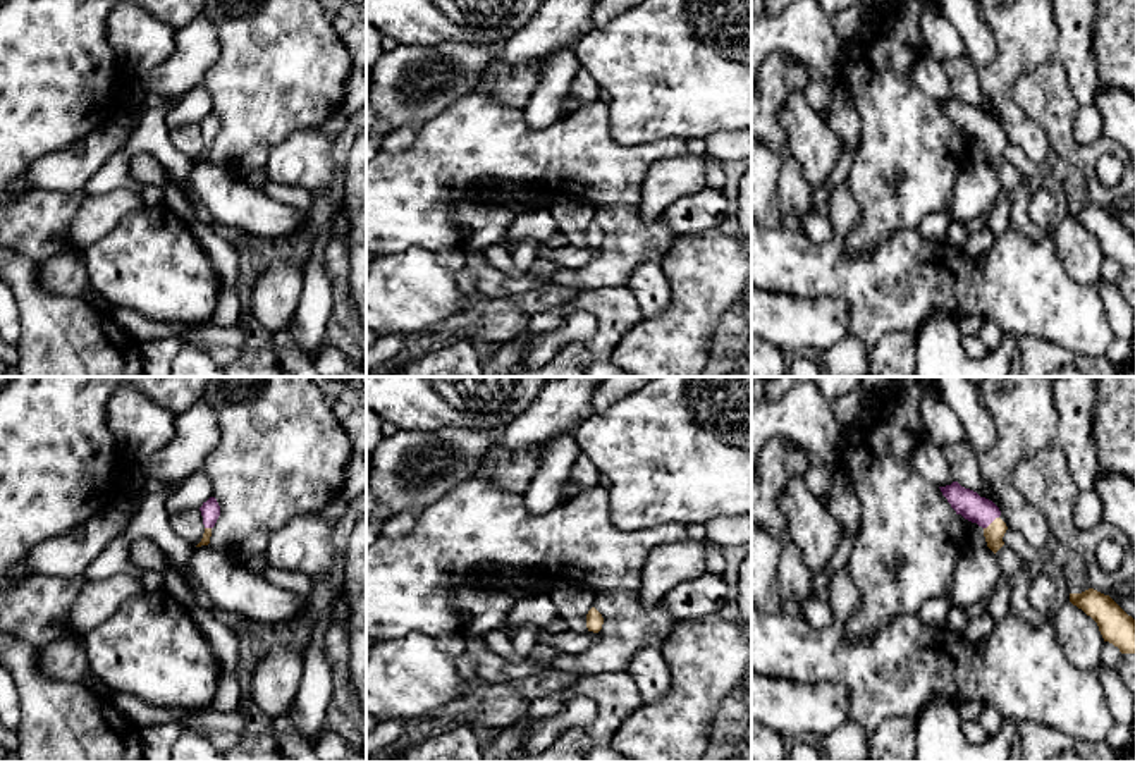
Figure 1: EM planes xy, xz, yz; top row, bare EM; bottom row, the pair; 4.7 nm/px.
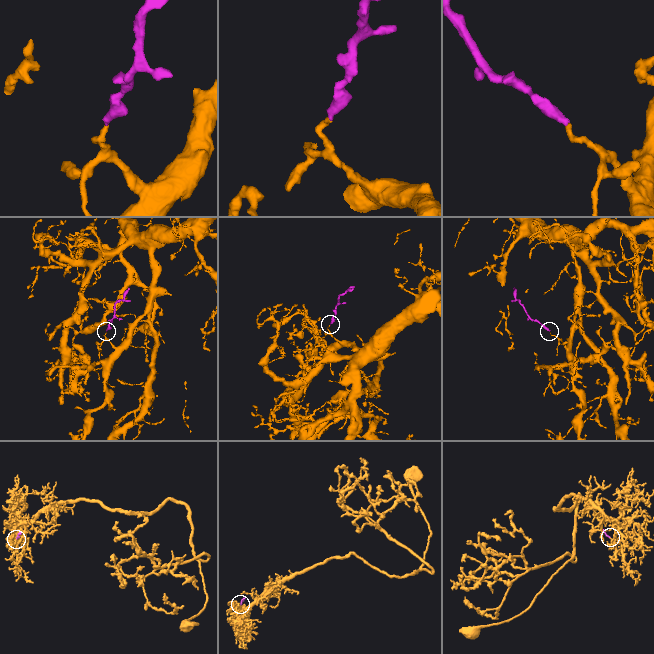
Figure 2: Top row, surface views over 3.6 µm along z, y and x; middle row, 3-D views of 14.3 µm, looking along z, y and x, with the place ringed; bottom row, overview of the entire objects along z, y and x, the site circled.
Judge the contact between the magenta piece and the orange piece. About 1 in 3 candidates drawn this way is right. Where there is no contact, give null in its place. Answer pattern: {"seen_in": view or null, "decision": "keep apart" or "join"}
{"seen_in": "yz", "decision": "join"}

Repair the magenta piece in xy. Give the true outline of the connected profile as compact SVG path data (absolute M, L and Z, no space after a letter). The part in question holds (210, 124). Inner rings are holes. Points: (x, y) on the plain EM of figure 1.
M210 112L203 120L199 122L205 139L205 148L201 157L196 162L208 160L212 151L212 143L215 141L218 131L220 131L220 120L215 112Z

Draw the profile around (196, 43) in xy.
M198 14L186 26L175 29L172 55L141 77L143 89L153 100L182 98L203 84L208 69L220 52L213 22Z

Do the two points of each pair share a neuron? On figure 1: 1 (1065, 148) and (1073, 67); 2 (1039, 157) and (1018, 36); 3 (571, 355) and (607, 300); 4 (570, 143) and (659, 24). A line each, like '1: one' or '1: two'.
1: two
2: one
3: one
4: two

